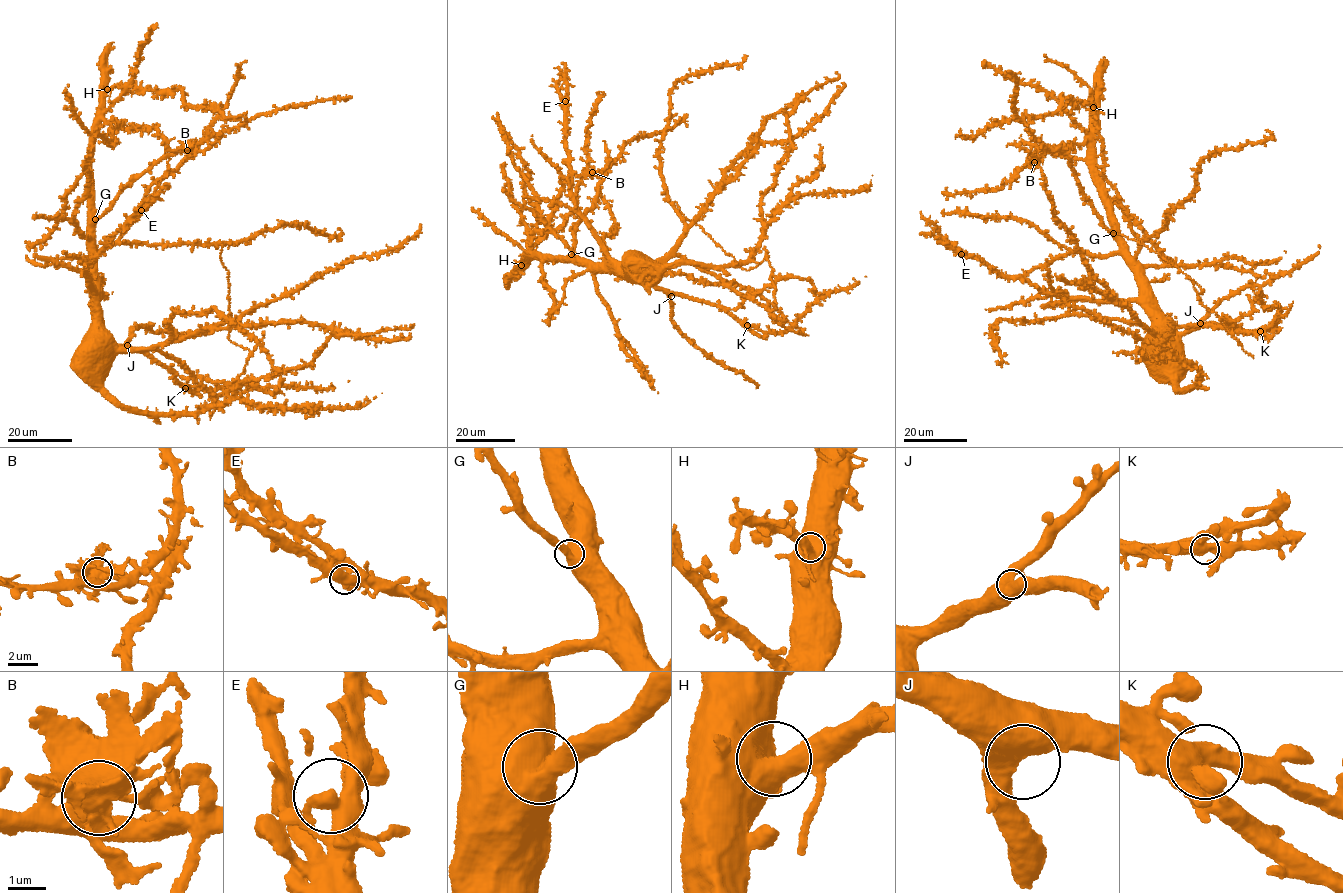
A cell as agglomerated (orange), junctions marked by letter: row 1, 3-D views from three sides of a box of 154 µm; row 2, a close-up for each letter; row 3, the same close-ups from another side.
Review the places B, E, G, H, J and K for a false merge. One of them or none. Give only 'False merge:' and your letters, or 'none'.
False merge: B

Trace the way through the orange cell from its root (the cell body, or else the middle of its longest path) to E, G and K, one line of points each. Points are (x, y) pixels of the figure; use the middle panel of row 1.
E: (642, 263), (621, 268), (609, 257), (602, 241), (577, 208), (571, 190), (565, 133), (565, 101)
G: (642, 263), (597, 273), (571, 254)
K: (642, 263), (642, 273), (648, 275), (655, 285), (720, 305), (747, 325)

